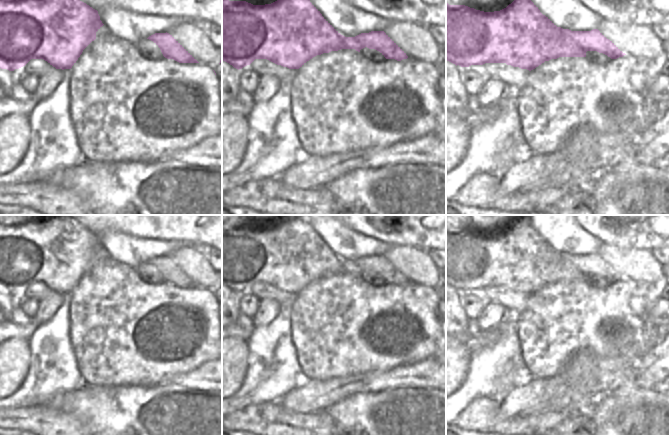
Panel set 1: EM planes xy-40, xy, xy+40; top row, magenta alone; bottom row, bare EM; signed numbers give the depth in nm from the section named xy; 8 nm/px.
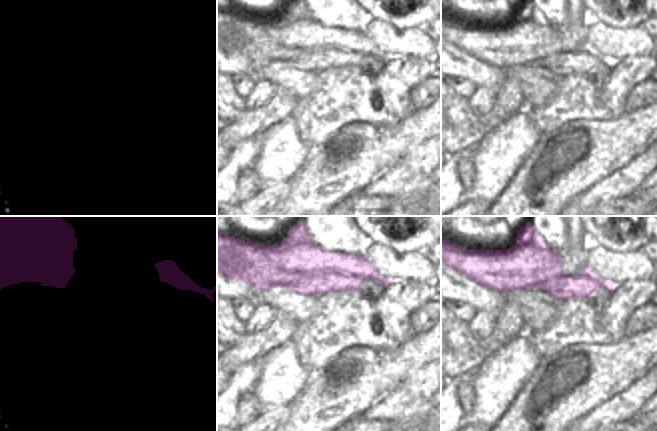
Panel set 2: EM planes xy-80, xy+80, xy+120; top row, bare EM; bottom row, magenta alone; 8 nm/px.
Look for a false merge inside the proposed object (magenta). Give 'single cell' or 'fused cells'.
fused cells

